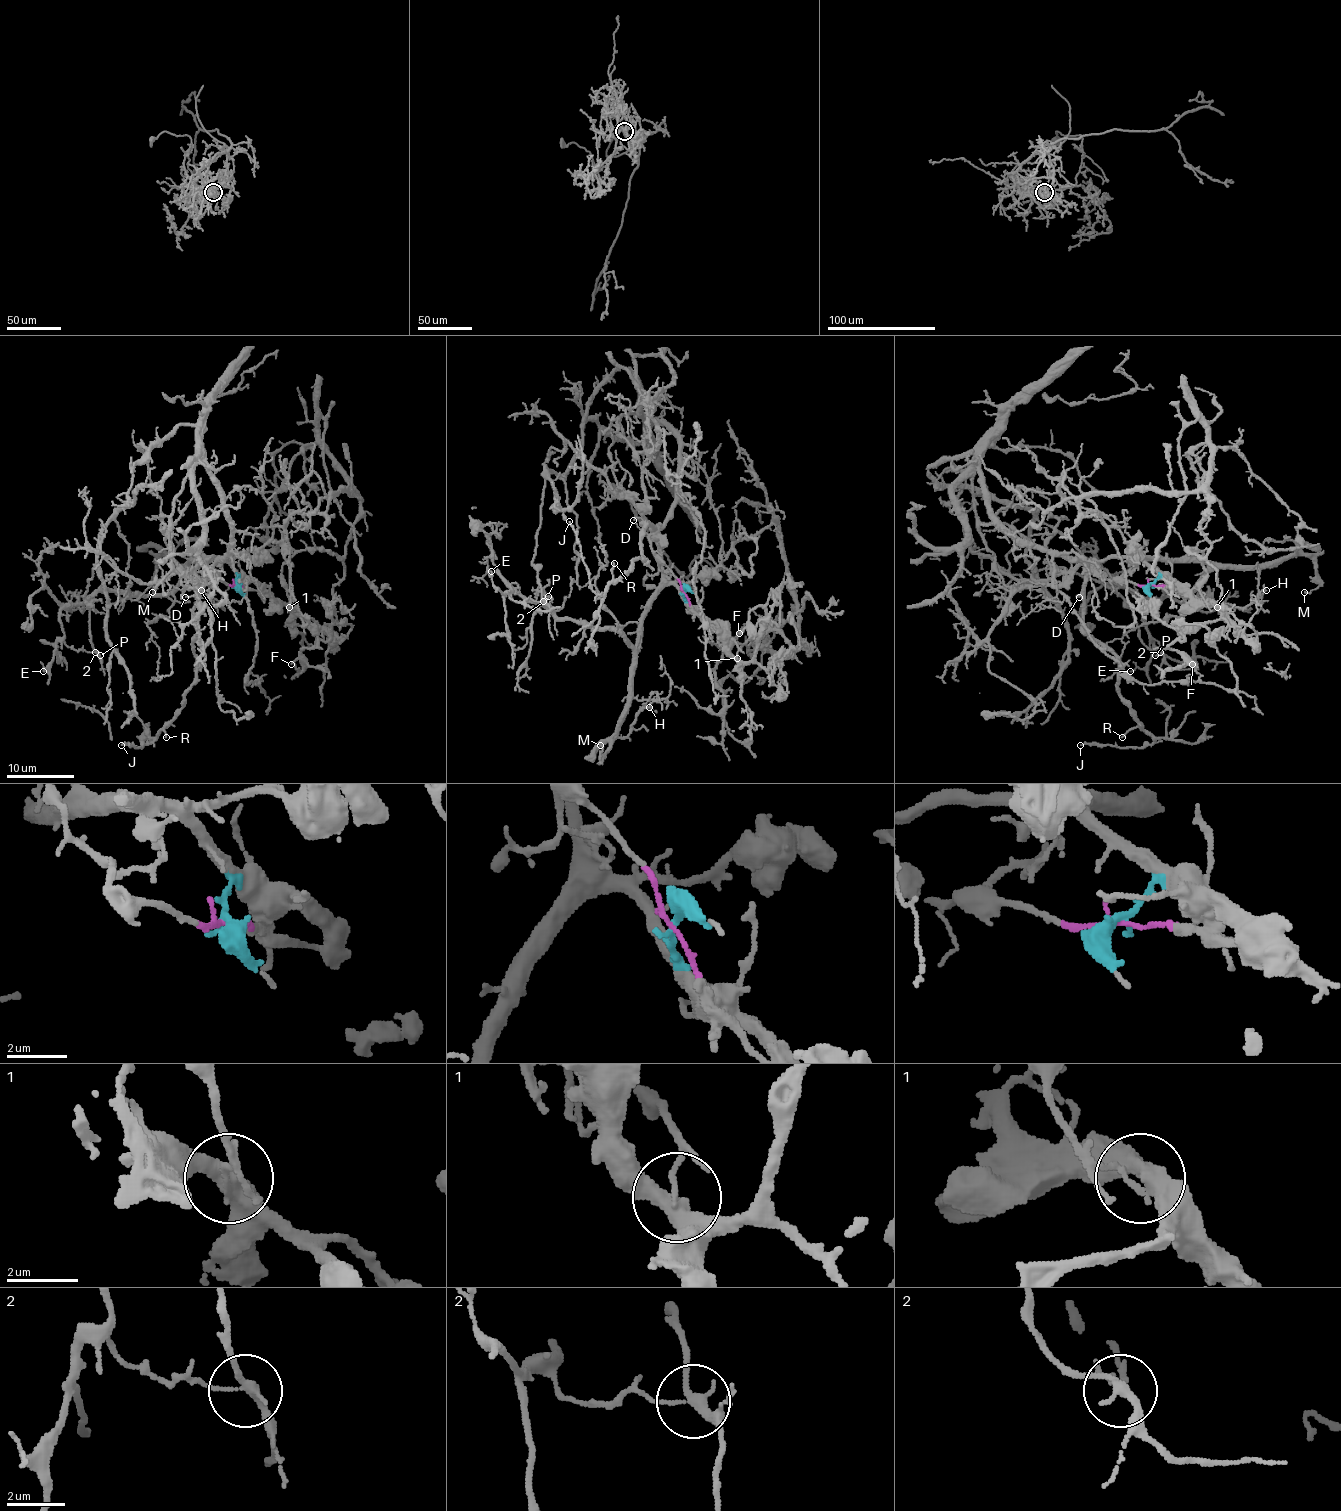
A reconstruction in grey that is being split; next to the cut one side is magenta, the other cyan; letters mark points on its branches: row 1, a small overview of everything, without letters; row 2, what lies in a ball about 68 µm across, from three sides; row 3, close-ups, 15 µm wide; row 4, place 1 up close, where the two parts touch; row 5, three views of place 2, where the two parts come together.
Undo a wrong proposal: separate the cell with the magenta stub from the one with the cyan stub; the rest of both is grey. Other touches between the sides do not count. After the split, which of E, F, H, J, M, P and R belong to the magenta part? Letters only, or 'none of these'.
J, R

